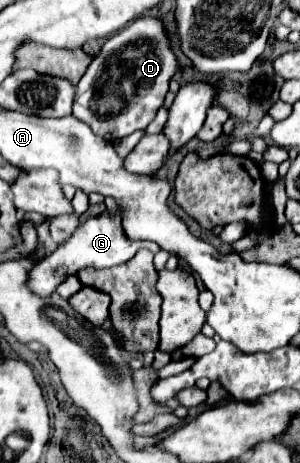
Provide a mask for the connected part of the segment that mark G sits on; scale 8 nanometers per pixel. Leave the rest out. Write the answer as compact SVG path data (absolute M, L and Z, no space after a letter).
M106 212L98 218L90 218L86 224L80 224L78 230L64 242L60 244L50 256L40 260L38 264L32 266L30 270L30 280L28 286L32 292L38 296L50 296L58 284L62 284L68 276L76 274L84 266L118 266L128 262L140 248L148 248L152 254L156 254L160 248L154 242L132 242L122 230L122 216L108 216Z

